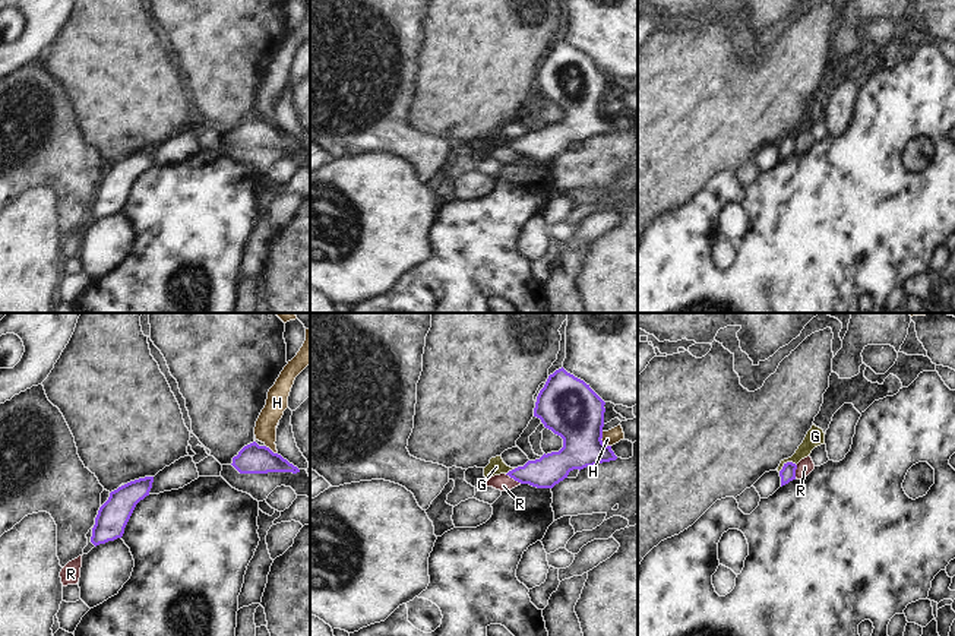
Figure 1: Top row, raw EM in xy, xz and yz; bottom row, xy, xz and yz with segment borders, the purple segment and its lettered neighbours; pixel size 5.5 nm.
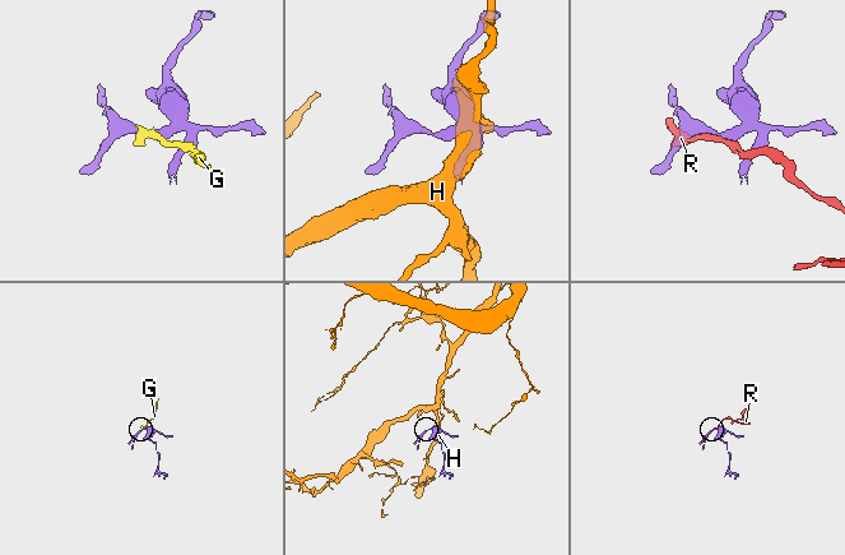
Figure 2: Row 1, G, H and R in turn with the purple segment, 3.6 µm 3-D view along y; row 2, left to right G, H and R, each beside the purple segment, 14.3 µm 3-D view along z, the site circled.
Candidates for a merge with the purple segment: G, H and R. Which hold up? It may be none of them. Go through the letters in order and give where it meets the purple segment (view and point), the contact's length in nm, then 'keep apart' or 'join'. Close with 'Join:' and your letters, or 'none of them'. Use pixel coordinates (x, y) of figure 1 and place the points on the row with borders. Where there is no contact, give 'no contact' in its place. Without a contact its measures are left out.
G: contact yz (787, 462); length 110 nm; keep apart
H: contact xz (601, 440); length 100 nm; keep apart
R: contact xz (514, 478); length 110 nm; keep apart
Join: none of them

